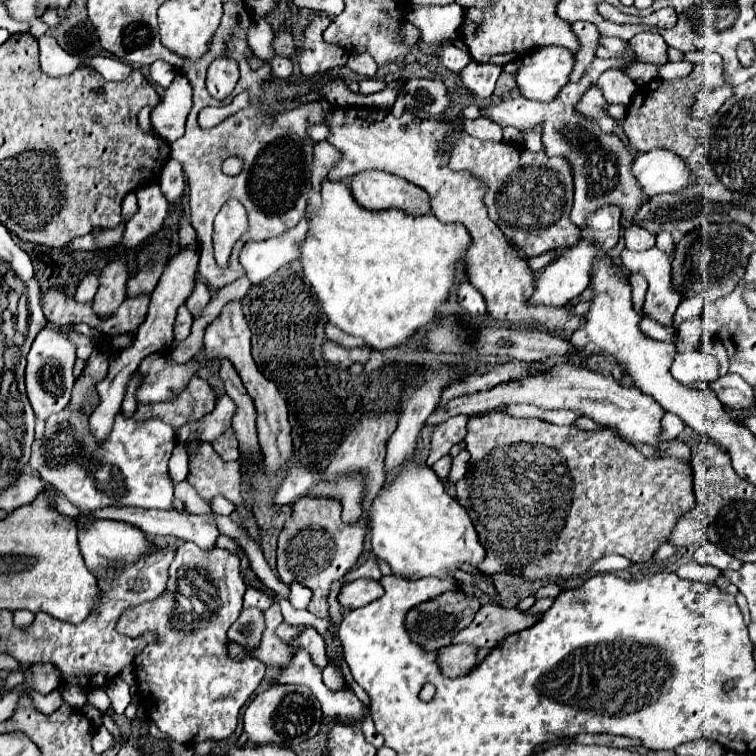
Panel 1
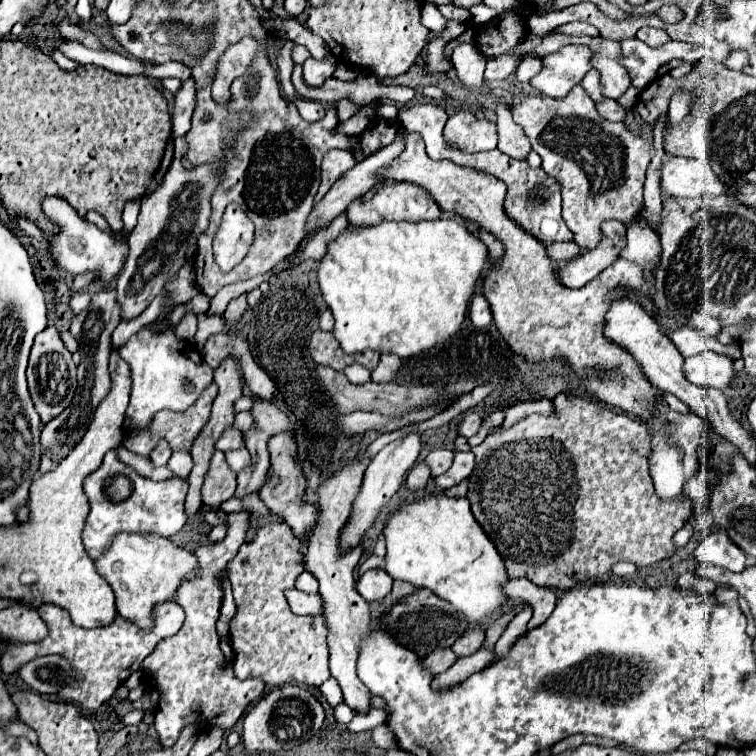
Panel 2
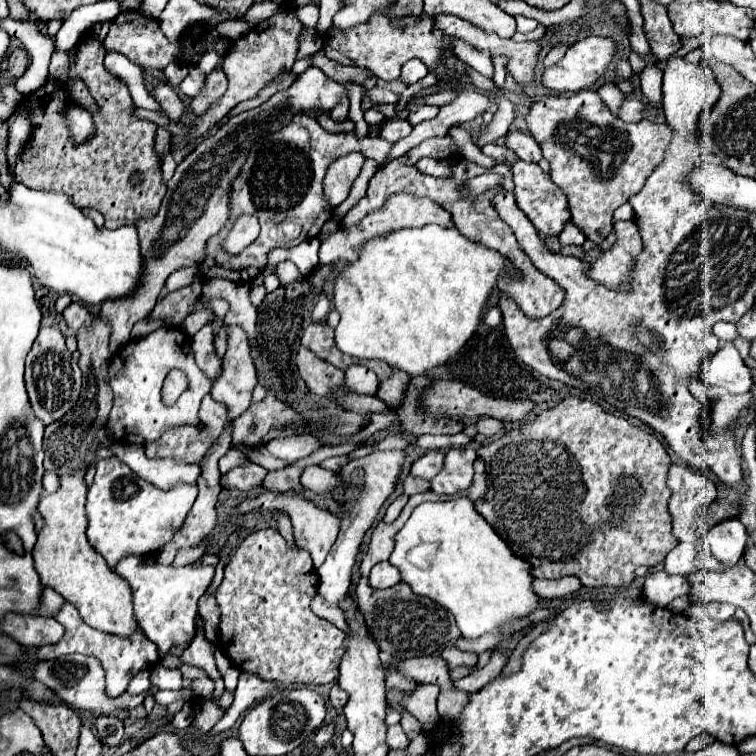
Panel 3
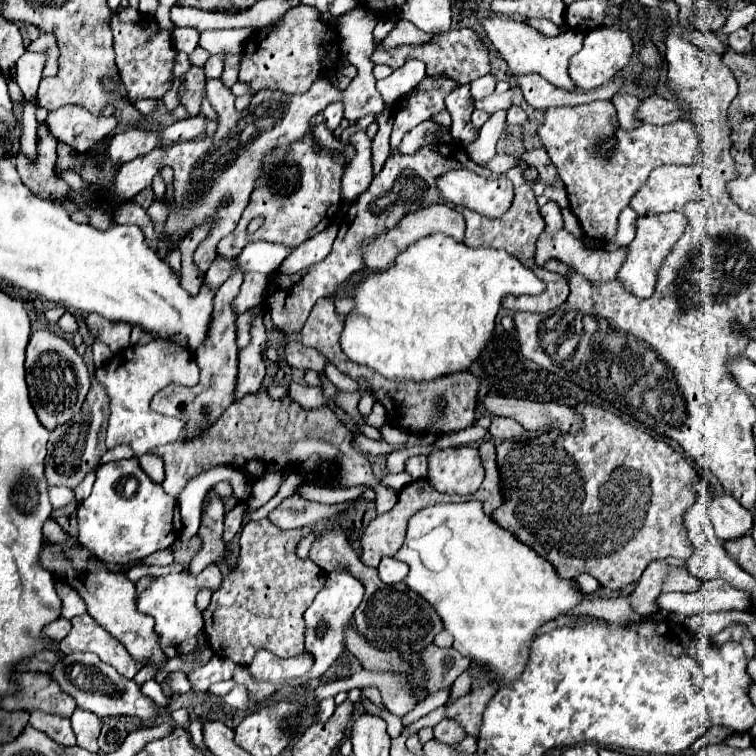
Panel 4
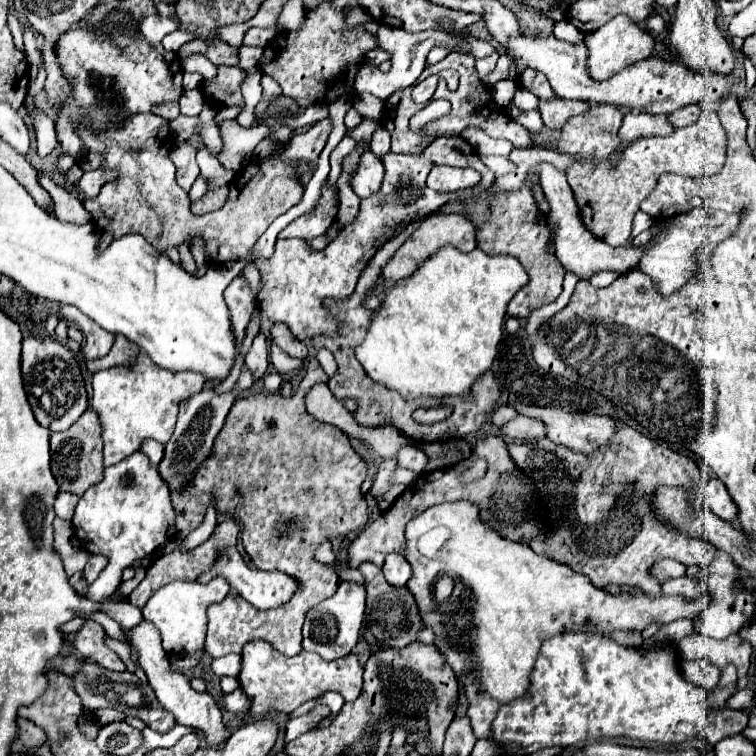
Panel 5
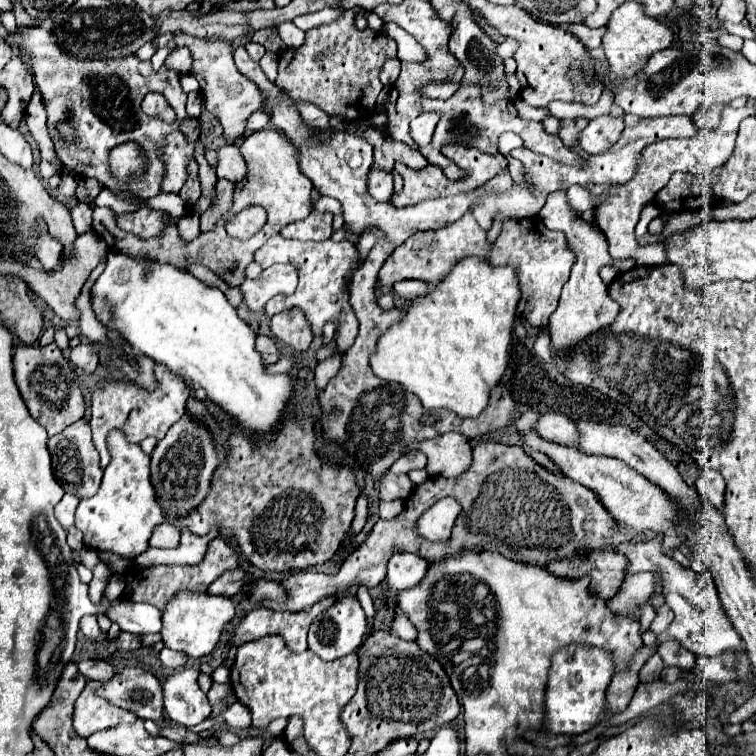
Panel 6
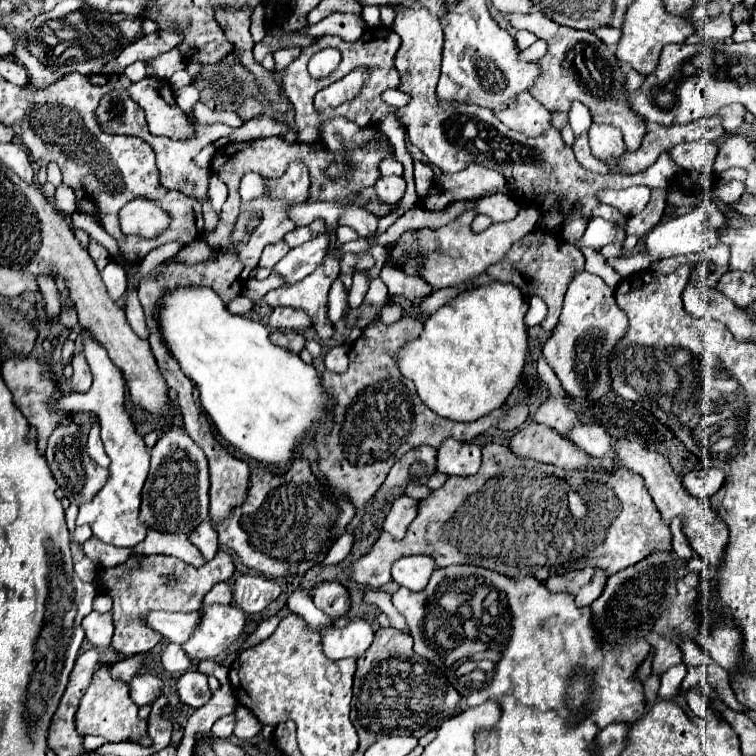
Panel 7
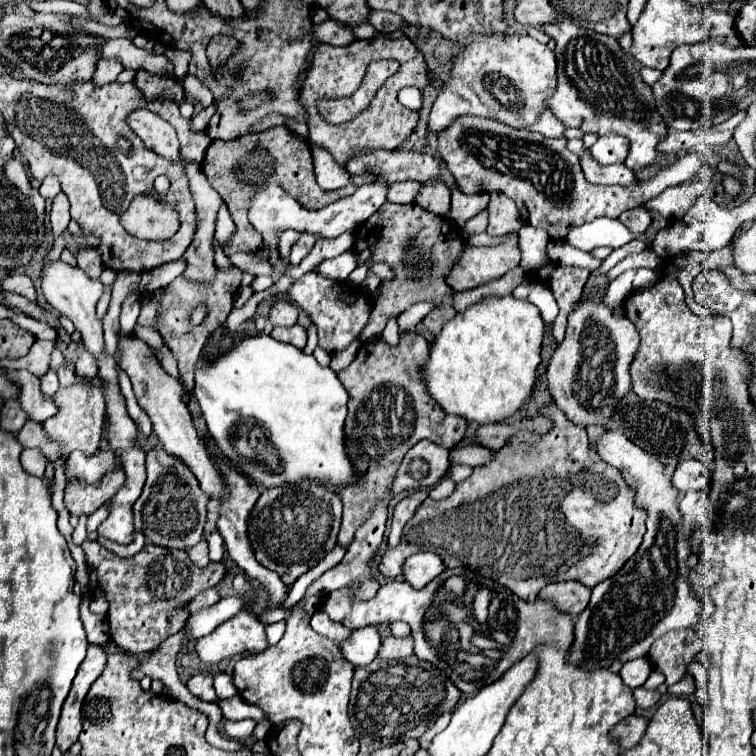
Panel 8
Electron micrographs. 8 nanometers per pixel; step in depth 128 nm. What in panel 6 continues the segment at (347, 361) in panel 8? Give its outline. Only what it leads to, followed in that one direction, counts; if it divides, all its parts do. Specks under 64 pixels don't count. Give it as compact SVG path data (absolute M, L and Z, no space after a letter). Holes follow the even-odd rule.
M342 354L322 360L322 362L316 366L316 378L314 378L316 388L324 388L324 384L328 384L328 380L334 378L334 376L340 372L340 366L342 366Z

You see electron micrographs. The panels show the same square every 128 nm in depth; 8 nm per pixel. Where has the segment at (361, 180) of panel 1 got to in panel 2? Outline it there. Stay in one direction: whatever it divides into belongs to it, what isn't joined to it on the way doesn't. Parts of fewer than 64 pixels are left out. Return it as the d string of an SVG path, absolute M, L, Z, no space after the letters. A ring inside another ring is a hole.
M394 182L394 184L384 184L380 188L380 192L368 200L362 202L360 198L354 200L352 206L348 206L346 210L348 214L348 224L352 228L362 228L362 226L376 226L384 220L404 220L404 222L422 222L422 220L436 220L442 216L440 206L436 204L436 200L418 184L412 182Z

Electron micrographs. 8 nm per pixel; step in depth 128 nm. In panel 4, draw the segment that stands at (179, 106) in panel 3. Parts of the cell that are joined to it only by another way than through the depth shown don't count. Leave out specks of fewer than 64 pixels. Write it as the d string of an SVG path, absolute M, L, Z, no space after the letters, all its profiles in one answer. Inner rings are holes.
M192 66L186 76L184 76L184 84L186 84L186 94L180 98L180 104L186 106L186 110L190 112L190 116L198 114L202 108L202 100L206 96L206 78L204 78L204 68L200 66Z

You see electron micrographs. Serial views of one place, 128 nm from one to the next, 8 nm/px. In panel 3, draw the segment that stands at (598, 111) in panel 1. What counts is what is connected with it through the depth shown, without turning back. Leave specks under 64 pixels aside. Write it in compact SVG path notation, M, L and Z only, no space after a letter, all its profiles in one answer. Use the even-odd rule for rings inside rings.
M628 98L620 108L620 118L624 122L640 122L640 120L644 120L644 110L646 110L646 106L642 102Z

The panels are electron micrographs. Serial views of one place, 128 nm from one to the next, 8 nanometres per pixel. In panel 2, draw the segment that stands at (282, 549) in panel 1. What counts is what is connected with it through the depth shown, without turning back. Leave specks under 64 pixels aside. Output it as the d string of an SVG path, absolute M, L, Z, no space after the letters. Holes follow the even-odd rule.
M364 452L356 456L358 462L348 462L342 470L338 470L332 478L328 478L318 488L318 508L320 508L320 524L316 524L316 532L312 536L304 538L304 556L306 556L306 568L312 570L312 574L320 582L320 596L324 600L324 620L330 628L330 672L338 680L344 702L356 710L356 712L368 712L370 710L370 698L372 692L366 688L366 684L358 678L356 664L360 656L360 644L364 642L364 636L370 636L370 604L356 592L354 582L354 566L360 560L362 546L356 546L354 550L346 552L344 556L338 556L338 534L344 526L344 520L348 520L348 512L352 508L352 500L356 498L356 492L360 490L364 468L368 466L368 460Z

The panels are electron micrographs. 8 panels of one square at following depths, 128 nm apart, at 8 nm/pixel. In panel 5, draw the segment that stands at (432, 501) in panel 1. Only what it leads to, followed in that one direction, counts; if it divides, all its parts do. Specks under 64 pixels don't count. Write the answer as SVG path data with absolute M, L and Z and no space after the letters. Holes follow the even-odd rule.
M442 502L430 506L428 510L424 510L422 514L408 522L406 540L408 540L406 558L414 568L414 574L406 586L418 604L424 626L432 628L436 634L434 646L450 664L450 668L456 672L456 680L464 688L464 694L468 698L468 718L476 738L492 738L492 720L496 718L496 712L508 702L528 694L530 674L534 670L536 658L540 654L540 644L544 640L564 632L588 632L596 636L612 636L618 630L642 632L646 626L654 622L668 624L676 618L696 618L700 612L704 612L704 608L708 608L712 600L710 594L704 594L702 598L692 602L680 596L658 598L648 598L646 594L614 596L602 588L596 588L588 576L574 572L572 568L560 562L538 556L528 544L500 538L496 530L478 520L478 506L470 502ZM442 576L452 576L460 580L464 588L470 590L468 596L468 602L472 606L470 618L468 616L460 618L460 610L454 610L452 624L446 616L440 614L438 600L434 598L434 588Z

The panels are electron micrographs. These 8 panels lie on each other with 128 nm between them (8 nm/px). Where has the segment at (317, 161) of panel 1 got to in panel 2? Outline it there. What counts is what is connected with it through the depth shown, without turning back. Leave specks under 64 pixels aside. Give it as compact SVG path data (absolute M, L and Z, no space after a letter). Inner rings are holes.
M332 150L324 156L322 160L322 184L320 184L320 190L316 194L316 204L324 198L324 194L332 188L332 184L346 172L350 170L352 166L356 164L356 158L350 150Z

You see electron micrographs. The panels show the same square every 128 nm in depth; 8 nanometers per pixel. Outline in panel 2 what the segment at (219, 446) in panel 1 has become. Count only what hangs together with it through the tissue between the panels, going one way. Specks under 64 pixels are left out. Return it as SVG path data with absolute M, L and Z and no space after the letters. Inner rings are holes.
M230 450L230 452L226 452L226 460L228 460L230 468L232 468L236 474L238 474L240 470L244 470L244 468L250 466L250 454L248 454L248 450Z

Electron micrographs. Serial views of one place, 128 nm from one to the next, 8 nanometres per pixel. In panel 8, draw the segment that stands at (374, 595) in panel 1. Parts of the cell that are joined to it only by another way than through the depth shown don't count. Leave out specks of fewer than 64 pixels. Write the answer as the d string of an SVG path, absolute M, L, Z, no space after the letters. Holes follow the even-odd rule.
M420 552L416 556L410 556L404 562L404 578L414 588L424 588L428 582L432 582L440 572L444 570L442 558L434 552Z

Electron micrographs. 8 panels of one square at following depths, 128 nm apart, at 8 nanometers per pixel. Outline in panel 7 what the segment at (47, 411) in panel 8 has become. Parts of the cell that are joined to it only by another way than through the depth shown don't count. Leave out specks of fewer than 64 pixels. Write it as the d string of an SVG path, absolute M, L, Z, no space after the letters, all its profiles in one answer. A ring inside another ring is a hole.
M82 328L82 346L84 346L84 356L88 360L88 366L94 376L94 384L86 394L62 394L60 398L54 398L56 412L60 408L66 412L94 412L100 420L100 432L102 432L102 442L106 448L106 454L110 456L110 478L106 486L100 490L100 494L94 496L92 502L82 504L78 512L76 526L90 524L92 534L100 538L106 544L112 546L126 546L132 548L146 536L144 524L138 520L138 510L140 510L140 492L144 486L144 480L148 476L148 466L150 466L150 452L142 440L142 436L136 432L136 426L132 422L130 412L126 410L126 386L122 372L112 364L108 350L94 338L94 334L86 328Z

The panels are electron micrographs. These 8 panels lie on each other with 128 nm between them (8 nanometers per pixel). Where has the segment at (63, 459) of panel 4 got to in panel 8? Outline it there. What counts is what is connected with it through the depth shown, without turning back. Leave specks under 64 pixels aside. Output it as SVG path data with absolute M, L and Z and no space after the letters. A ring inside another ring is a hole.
M28 420L22 426L22 430L16 434L16 438L26 448L38 448L38 450L42 450L48 460L56 460L58 458L58 448L48 440L48 436L44 436L44 430L34 420ZM116 468L114 472L104 476L104 480L100 480L100 484L94 484L88 488L84 488L82 484L76 484L76 480L74 480L72 484L66 484L64 504L72 516L82 516L84 512L94 512L120 490L124 480L126 480L126 476L122 472L122 468Z

